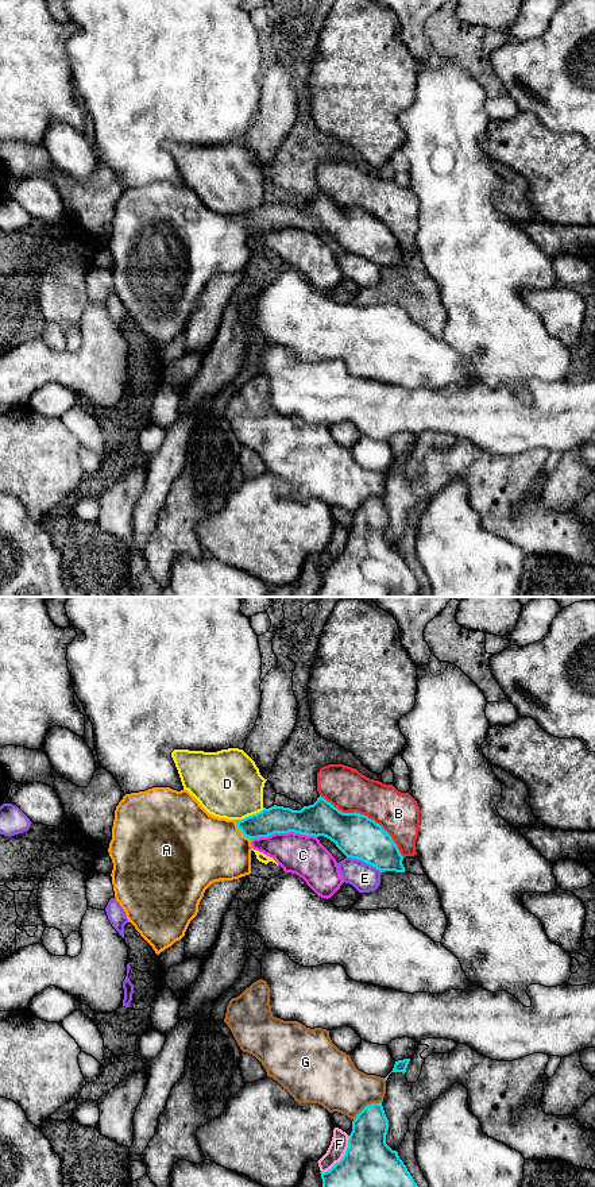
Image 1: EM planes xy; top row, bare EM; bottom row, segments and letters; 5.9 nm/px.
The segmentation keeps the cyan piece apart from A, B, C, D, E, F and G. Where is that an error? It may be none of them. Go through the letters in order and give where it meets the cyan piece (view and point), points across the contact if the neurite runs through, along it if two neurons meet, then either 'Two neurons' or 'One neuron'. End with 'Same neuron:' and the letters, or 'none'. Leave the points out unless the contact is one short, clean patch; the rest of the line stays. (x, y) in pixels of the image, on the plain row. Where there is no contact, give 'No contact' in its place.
A: Touches cyan at xy (240, 224). Path across: xy (277, 214), (240, 224), (223, 242), (204, 243). One neuron
B: Touches cyan at xy (366, 211). Two neurons
C: Touches cyan at xy (284, 227). Two neurons
D: Touches cyan at xy (250, 211). Two neurons
E: Touches cyan at xy (364, 257). Two neurons
F: Touches cyan at xy (343, 552). Two neurons
G: Touches cyan at xy (366, 501). Two neurons
Same neuron: A

